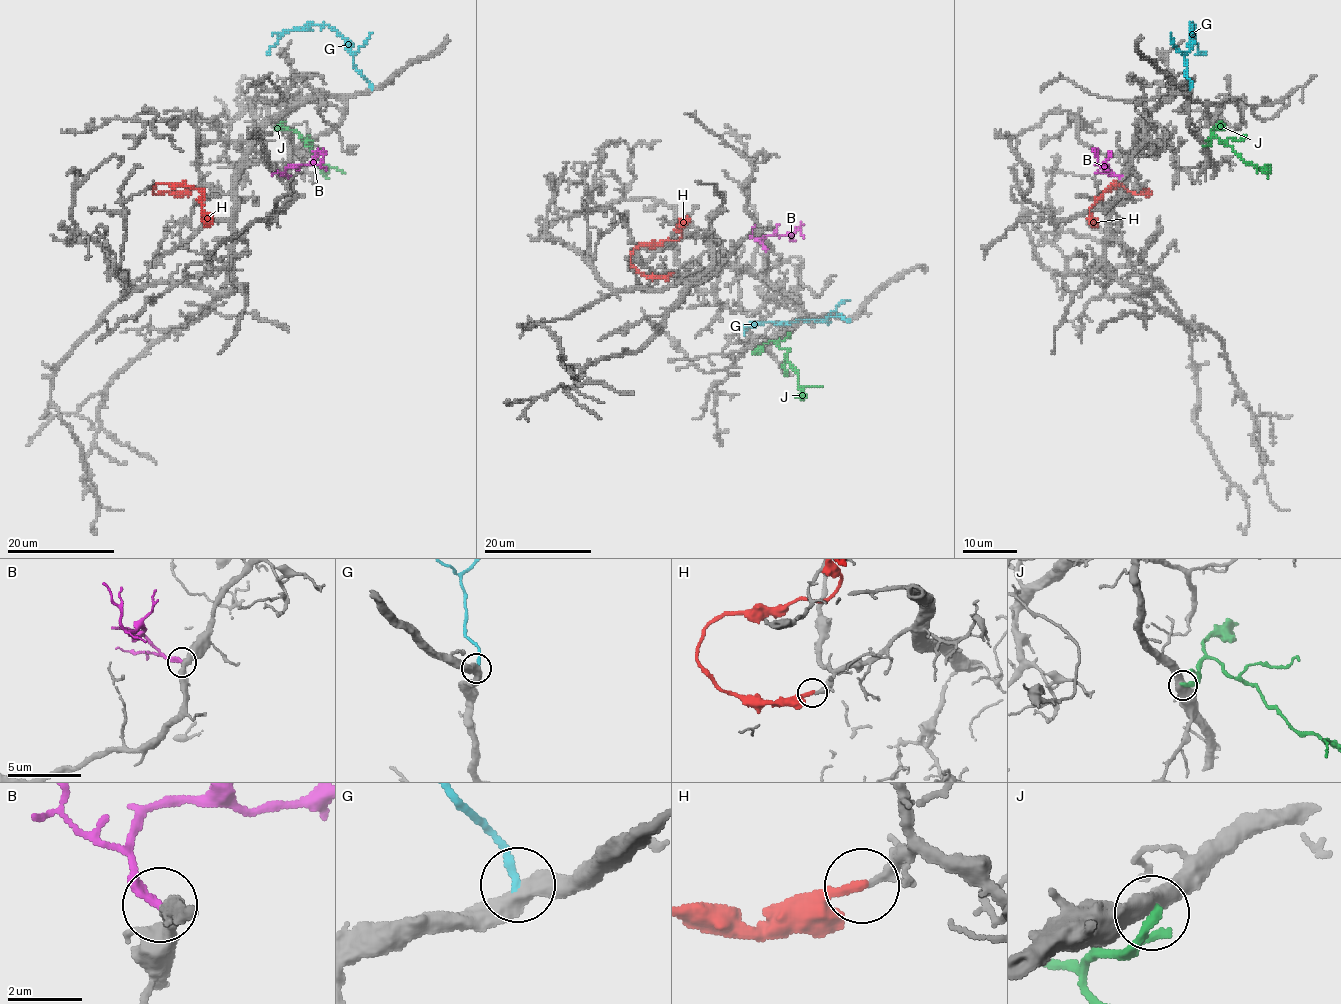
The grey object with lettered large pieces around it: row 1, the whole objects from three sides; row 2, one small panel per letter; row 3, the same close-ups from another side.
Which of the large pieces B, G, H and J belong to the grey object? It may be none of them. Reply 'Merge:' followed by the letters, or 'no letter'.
Merge: B

